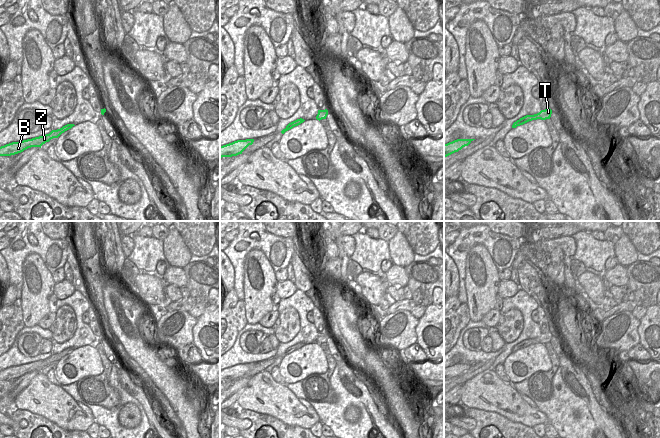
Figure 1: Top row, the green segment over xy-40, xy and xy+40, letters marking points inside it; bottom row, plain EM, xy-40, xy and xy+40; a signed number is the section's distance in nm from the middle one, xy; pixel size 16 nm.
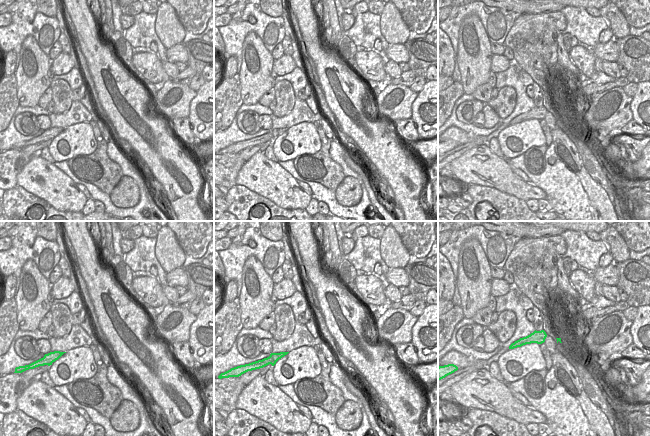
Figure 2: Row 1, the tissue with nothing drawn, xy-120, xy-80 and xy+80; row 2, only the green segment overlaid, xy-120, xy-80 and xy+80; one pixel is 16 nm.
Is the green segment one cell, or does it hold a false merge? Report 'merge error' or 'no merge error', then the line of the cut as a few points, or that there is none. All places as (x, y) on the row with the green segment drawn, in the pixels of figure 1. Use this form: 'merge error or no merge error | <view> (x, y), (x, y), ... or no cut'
no merge error | no cut

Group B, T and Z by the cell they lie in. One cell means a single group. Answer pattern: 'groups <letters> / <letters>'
groups B T Z

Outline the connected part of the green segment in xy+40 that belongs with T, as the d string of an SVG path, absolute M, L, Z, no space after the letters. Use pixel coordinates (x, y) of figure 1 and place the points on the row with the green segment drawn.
M550 108L545 109L545 110L541 110L539 113L534 114L534 115L526 115L522 118L520 118L519 120L517 120L516 122L513 123L512 128L516 128L517 126L523 125L529 121L532 120L537 120L537 119L541 119L541 120L546 120L546 119L550 119L552 114L552 110Z

